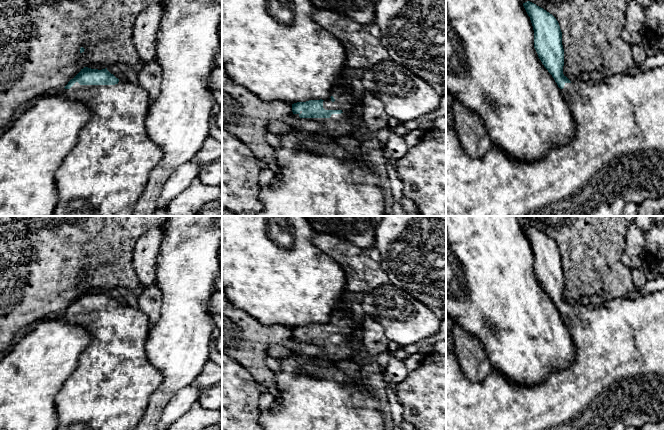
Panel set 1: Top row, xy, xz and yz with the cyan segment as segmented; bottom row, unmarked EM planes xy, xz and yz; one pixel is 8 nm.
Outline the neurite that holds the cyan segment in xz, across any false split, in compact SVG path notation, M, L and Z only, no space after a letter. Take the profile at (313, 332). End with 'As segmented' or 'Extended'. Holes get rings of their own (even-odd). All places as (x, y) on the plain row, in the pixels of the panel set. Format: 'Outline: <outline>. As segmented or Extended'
Outline: M344 298L342 303L337 306L335 312L332 316L332 320L325 324L309 324L306 326L297 326L292 328L292 345L291 348L294 352L294 356L286 356L280 358L281 360L281 370L275 373L275 381L277 384L278 395L275 397L275 400L270 405L270 407L264 411L260 412L258 419L259 424L263 427L263 430L386 430L386 408L375 398L373 395L373 388L368 380L364 378L349 380L337 367L337 364L340 361L357 361L361 360L363 356L363 349L359 349L355 346L354 340L358 332L362 332L362 322L358 323L352 320L349 316L349 309L347 306L347 301ZM327 357L331 361L331 366L324 368L318 365L315 365L312 362L313 358Z. Extended

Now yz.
Outline: M530 225L523 227L523 230L533 250L534 272L538 281L554 302L574 341L576 353L573 364L565 370L551 374L545 381L533 386L514 384L495 368L492 368L489 375L481 382L471 382L463 374L455 352L446 351L446 430L625 430L629 426L640 429L645 424L664 421L664 290L649 293L637 299L628 297L612 299L602 305L581 303L570 305L563 298L564 273L558 245L552 238Z. Extended

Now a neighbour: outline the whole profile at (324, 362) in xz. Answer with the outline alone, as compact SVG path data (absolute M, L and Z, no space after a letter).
M321 357L321 358L313 358L312 362L315 365L324 367L324 368L328 368L331 366L331 361L327 358L327 357Z

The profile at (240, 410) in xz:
M222 352L222 430L263 430L258 422L260 395L250 372Z

